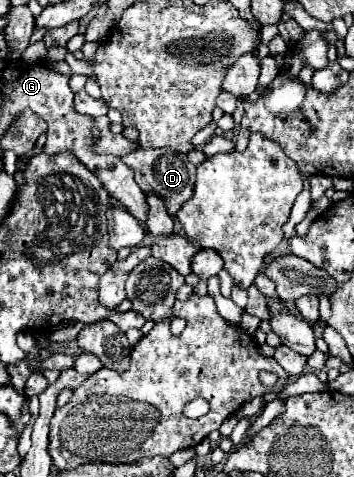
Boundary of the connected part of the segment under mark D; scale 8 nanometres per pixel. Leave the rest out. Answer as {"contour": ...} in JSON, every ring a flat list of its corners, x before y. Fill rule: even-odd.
{"contour":[[135,149,127,155,121,157,121,161,125,161,133,171,135,171,135,179,141,185,143,191,149,191,153,195,159,195,169,211,169,215,175,215,177,209,193,195,193,183,195,183,195,165,187,159,187,155,183,153,171,153,161,149,161,155,157,157,155,149]]}

